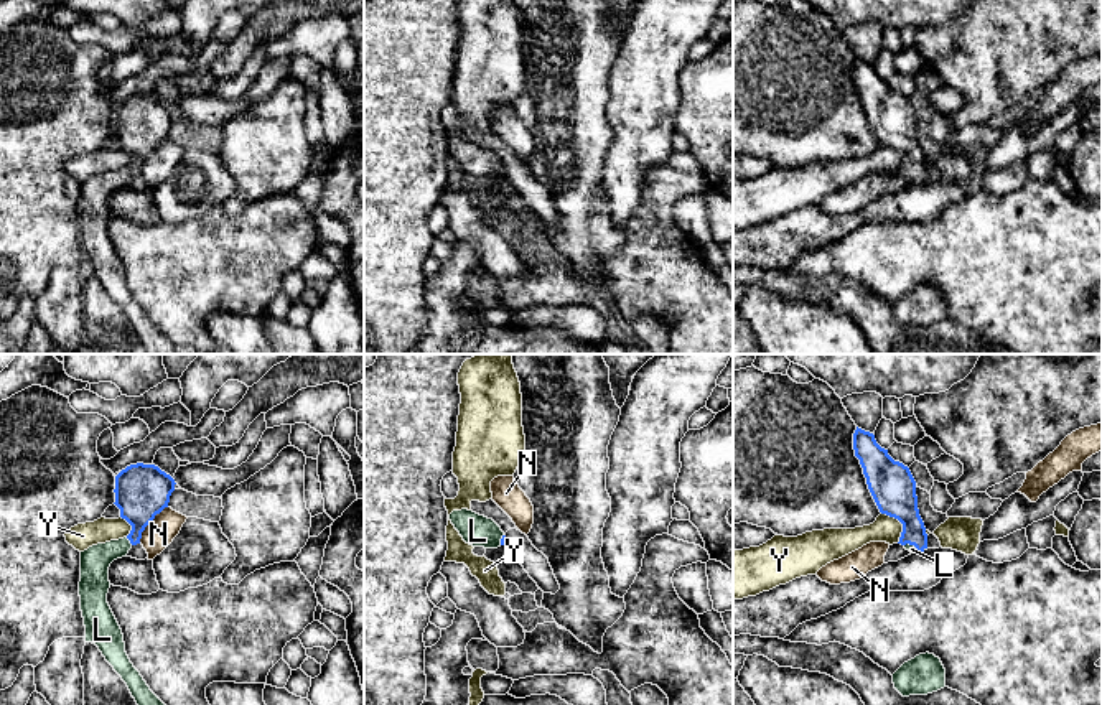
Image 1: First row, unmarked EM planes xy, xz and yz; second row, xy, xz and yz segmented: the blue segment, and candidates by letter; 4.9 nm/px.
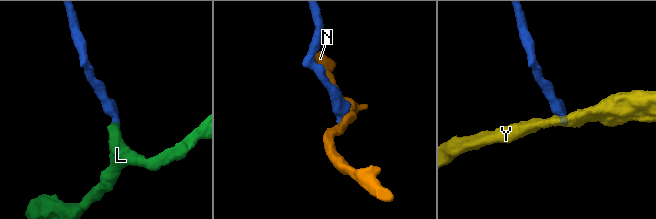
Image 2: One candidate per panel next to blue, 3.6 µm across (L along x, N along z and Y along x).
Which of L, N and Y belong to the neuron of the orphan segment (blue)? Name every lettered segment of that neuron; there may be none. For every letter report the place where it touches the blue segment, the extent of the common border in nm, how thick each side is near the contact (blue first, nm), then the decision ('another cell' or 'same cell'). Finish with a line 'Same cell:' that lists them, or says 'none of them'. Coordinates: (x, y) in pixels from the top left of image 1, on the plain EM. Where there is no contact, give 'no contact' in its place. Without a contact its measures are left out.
L: xy (129, 170) | 50 nm | 260/140 nm | same cell
N: xy (149, 154) | 240 nm | 260/150 nm | another cell
Y: yz (901, 154) | 170 nm | 220/130 nm | another cell
Same cell: L

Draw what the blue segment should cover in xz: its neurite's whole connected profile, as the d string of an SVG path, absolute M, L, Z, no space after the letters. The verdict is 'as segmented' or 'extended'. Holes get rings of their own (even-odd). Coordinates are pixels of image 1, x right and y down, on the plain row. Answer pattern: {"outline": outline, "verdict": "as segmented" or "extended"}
{"outline": "M468 140L453 142L448 148L463 171L473 178L497 180L506 176L506 166L493 150Z", "verdict": "extended"}

